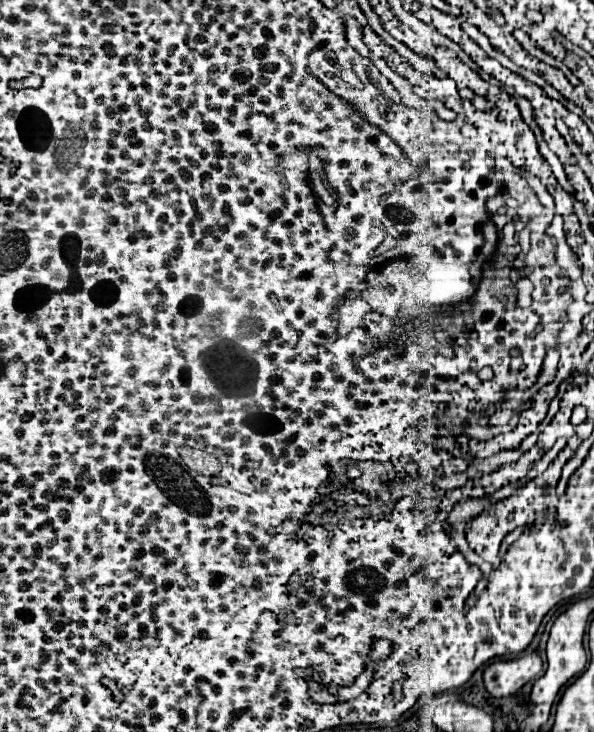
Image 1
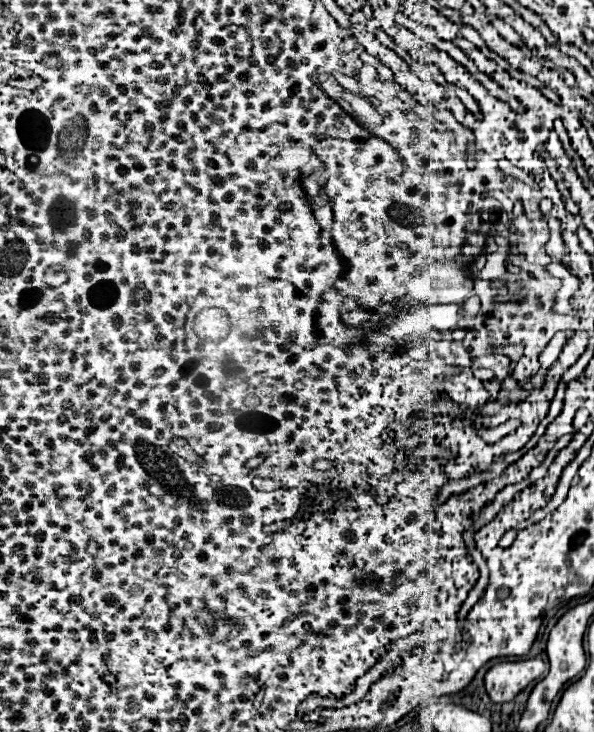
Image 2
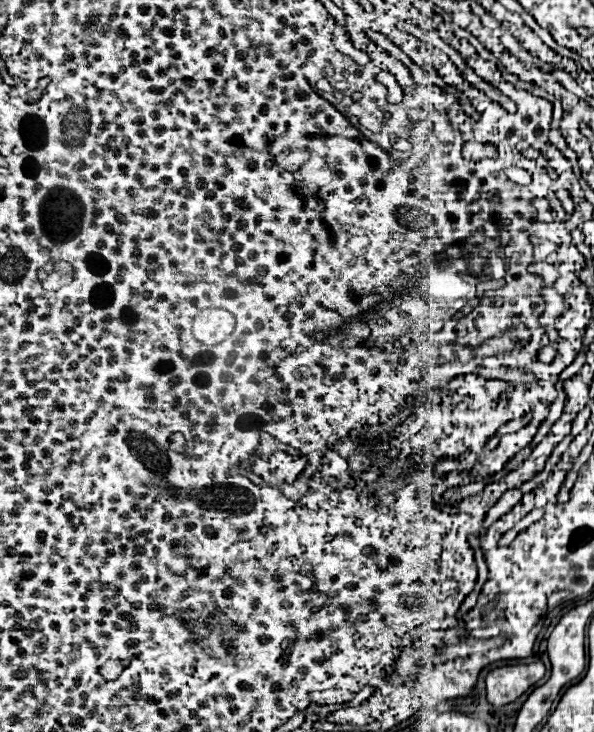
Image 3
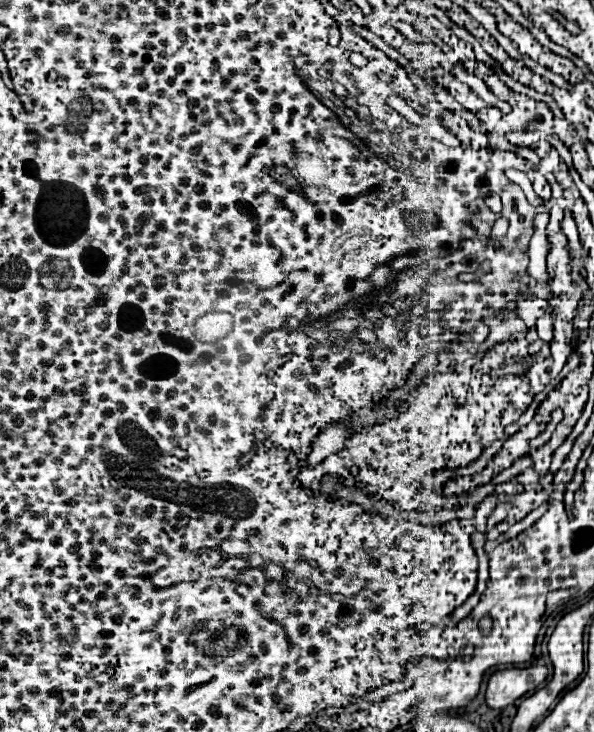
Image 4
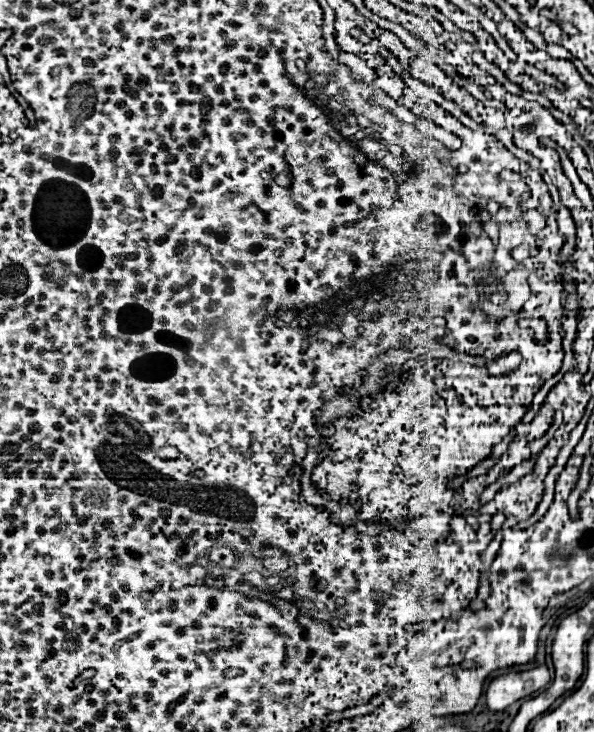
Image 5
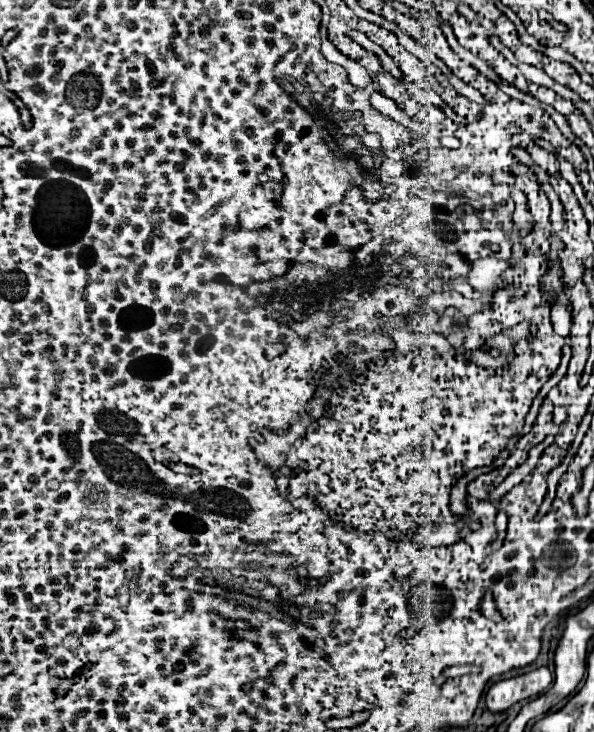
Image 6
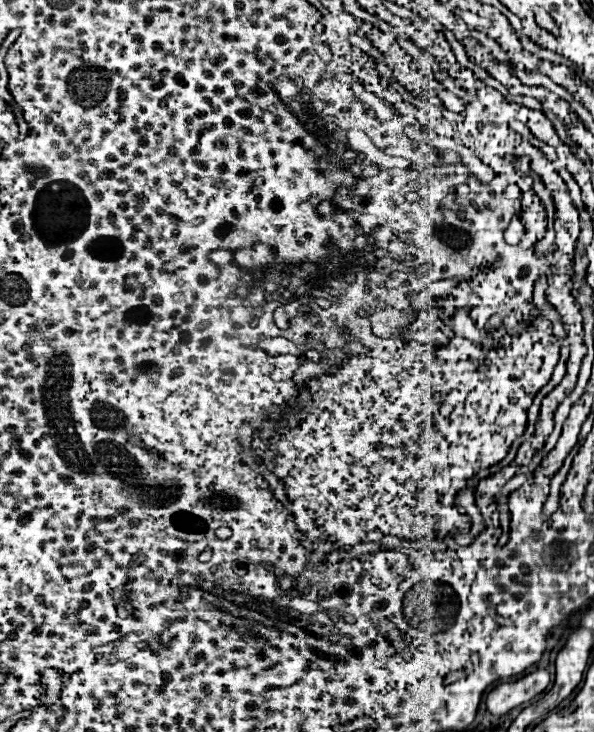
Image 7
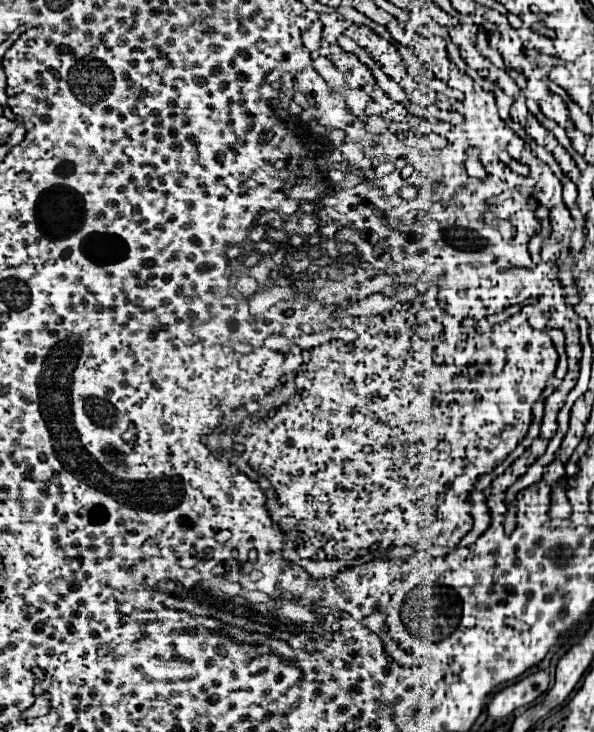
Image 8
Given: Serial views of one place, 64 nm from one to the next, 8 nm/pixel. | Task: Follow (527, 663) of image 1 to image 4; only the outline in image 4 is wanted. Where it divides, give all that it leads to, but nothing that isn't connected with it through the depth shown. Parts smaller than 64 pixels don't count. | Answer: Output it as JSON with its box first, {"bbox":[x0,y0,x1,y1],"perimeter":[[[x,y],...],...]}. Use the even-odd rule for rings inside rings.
{"bbox":[486,666,548,710],"perimeter":[[[532,666],[524,670],[502,670],[490,676],[486,690],[486,704],[494,710],[506,708],[530,690],[536,690],[548,678],[546,666]]]}

